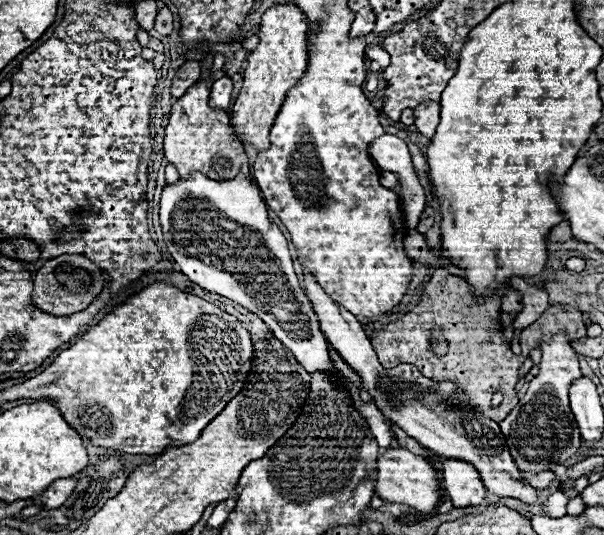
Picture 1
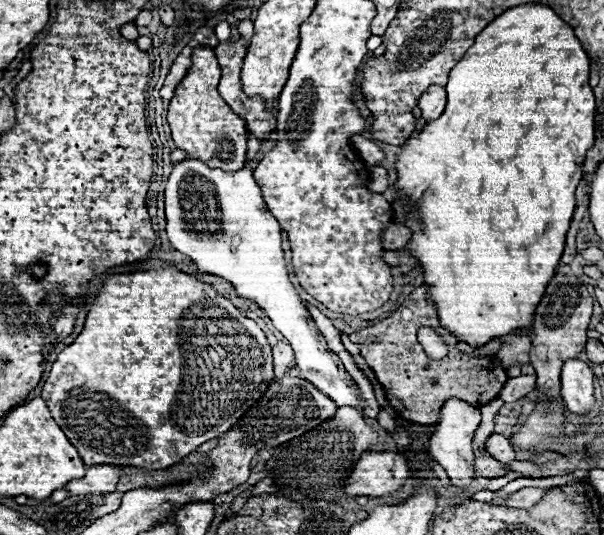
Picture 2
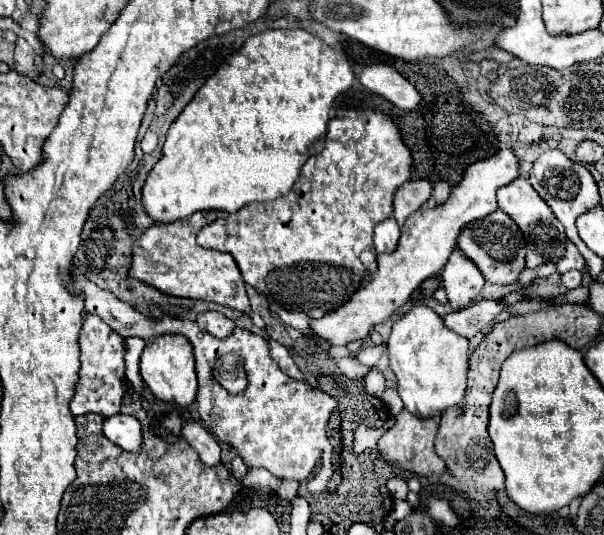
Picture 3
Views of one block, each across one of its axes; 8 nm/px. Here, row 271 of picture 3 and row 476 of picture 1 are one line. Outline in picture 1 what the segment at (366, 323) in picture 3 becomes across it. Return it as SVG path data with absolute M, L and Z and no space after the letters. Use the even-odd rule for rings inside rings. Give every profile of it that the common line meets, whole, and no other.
M388 448L378 456L376 466L376 494L384 502L398 502L416 508L422 514L434 514L440 504L440 476L428 460L404 448Z

